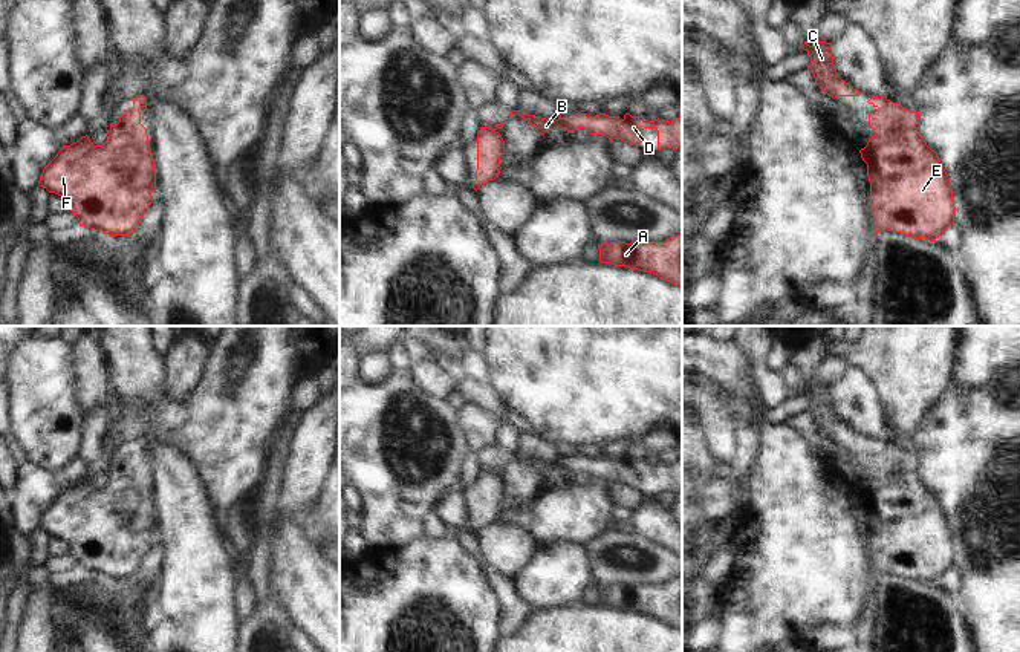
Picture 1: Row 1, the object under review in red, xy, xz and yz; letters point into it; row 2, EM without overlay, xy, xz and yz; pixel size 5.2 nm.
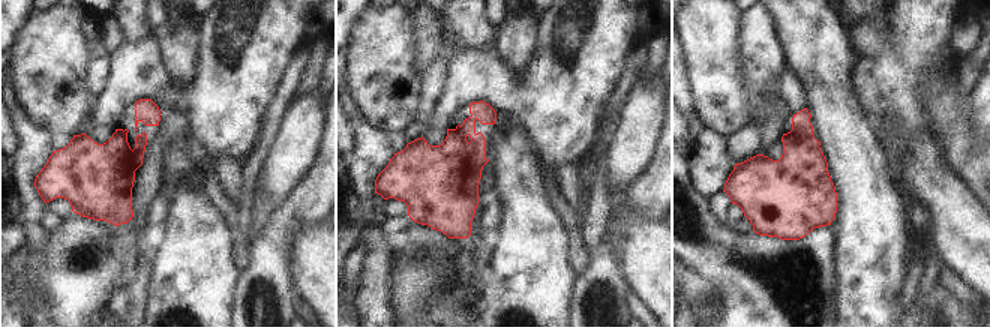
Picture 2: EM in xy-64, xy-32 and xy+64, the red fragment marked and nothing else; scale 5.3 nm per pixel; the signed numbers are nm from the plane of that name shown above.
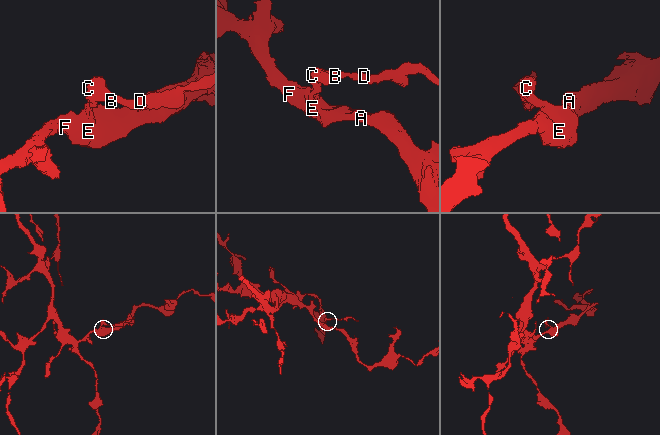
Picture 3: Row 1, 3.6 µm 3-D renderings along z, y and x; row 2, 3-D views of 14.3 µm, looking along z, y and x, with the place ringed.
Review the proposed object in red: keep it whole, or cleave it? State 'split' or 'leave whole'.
leave whole

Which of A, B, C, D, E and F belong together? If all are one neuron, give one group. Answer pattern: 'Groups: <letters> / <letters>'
Groups: A B C D E F.

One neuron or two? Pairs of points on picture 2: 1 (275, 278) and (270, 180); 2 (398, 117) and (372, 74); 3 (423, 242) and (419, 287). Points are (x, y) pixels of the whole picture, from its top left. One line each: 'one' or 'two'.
1: two
2: one
3: one

